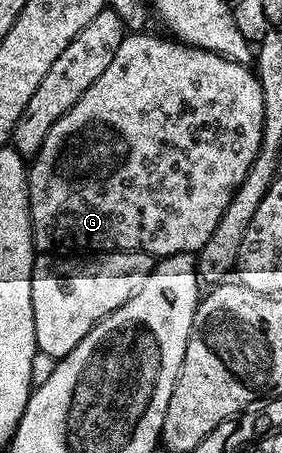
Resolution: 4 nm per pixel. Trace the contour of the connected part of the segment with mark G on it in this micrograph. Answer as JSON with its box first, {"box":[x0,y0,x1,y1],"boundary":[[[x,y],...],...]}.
{"box":[27,33,263,260],"boundary":[[[126,33],[103,76],[99,76],[99,80],[95,80],[95,84],[91,84],[83,96],[79,96],[68,112],[51,124],[51,132],[47,132],[39,152],[33,155],[27,170],[29,219],[33,225],[33,244],[38,251],[53,250],[56,246],[73,250],[78,246],[81,250],[93,250],[89,252],[143,252],[157,260],[173,254],[196,255],[203,244],[207,244],[211,232],[215,232],[217,215],[224,212],[239,184],[243,184],[263,140],[263,88],[256,73],[246,63],[220,58],[210,50],[199,50],[196,46],[187,46],[168,37],[156,38],[149,33]]]}

